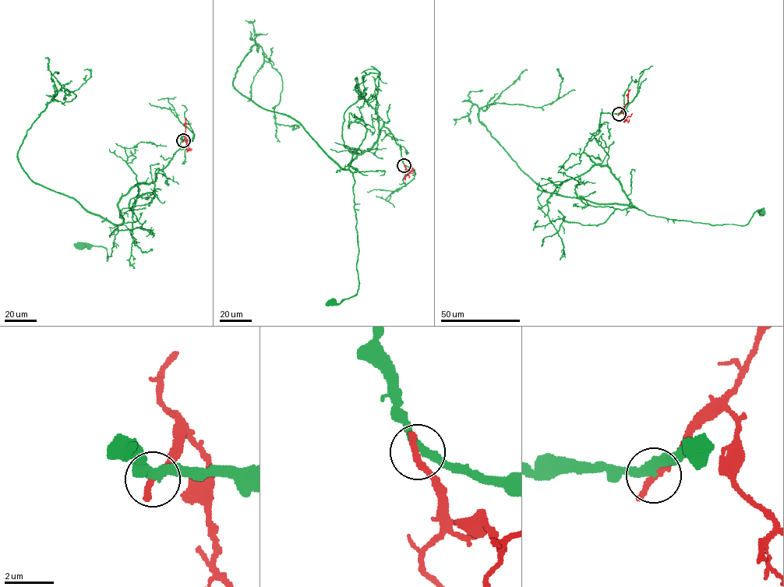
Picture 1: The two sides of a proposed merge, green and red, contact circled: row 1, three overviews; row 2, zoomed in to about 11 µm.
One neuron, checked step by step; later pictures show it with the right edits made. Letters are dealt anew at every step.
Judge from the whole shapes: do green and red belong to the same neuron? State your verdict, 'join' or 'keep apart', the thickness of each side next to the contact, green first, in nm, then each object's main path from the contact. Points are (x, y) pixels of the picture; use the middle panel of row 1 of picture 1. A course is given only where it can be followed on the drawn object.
keep apart; 320 nm thick on the green side, 360 nm on the other; green runs (404, 164), (400, 145), (383, 126), (378, 141), (348, 164), (357, 169), (358, 284), (353, 296), (332, 302); red runs (404, 164), (405, 180)

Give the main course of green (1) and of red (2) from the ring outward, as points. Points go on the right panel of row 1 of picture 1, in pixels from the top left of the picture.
1: (619, 114), (601, 114), (583, 151), (607, 166), (634, 208), (712, 225), (745, 225), (762, 212)
2: (619, 114), (627, 103), (628, 91), (630, 90)

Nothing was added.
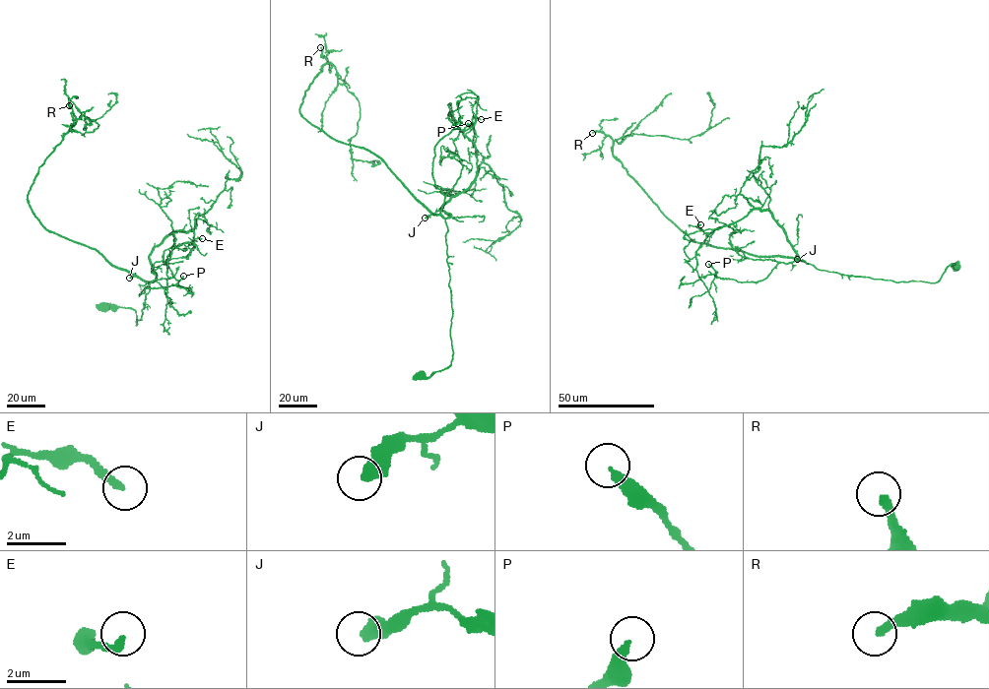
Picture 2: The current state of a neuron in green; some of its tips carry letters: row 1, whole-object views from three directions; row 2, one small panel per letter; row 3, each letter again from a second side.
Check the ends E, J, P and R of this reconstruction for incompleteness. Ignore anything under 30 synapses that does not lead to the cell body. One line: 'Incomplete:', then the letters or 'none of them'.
Incomplete: R

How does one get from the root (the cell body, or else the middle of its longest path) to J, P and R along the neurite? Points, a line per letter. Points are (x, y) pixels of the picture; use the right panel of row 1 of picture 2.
J: (956, 267), (958, 263), (952, 263), (935, 282), (895, 281), (821, 271), (797, 259)
P: (956, 267), (952, 263), (935, 282), (895, 281), (793, 261), (745, 281), (715, 277), (708, 264)
R: (956, 267), (952, 263), (935, 282), (895, 281), (696, 242), (617, 160), (612, 139), (592, 133)

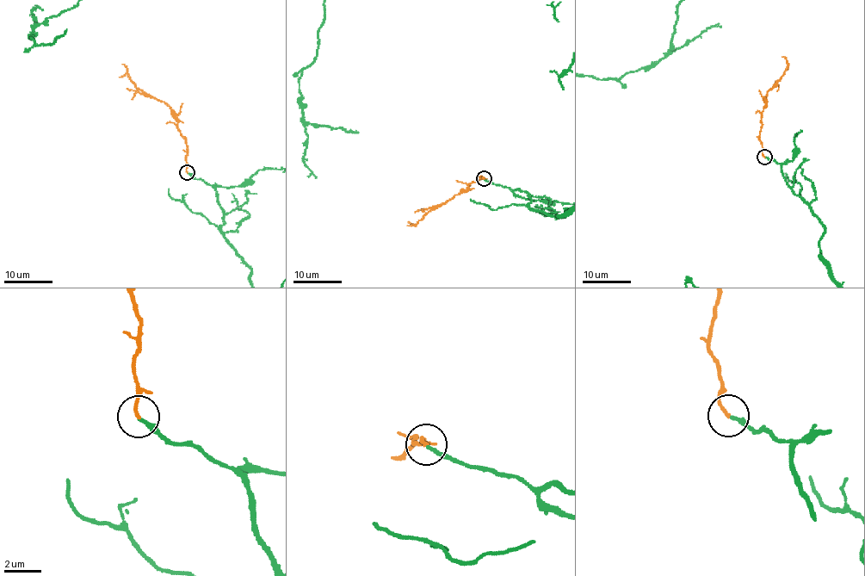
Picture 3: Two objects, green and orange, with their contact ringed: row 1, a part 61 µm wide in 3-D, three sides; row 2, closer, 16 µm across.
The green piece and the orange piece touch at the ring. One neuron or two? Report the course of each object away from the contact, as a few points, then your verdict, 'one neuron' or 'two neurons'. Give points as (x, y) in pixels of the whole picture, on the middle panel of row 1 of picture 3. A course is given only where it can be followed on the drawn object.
orange via (484, 179), (479, 178), (452, 199), (434, 206), (415, 226), (408, 221) | one neuron

